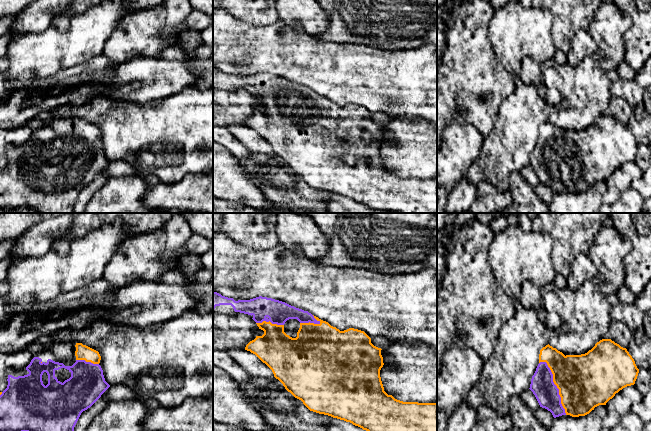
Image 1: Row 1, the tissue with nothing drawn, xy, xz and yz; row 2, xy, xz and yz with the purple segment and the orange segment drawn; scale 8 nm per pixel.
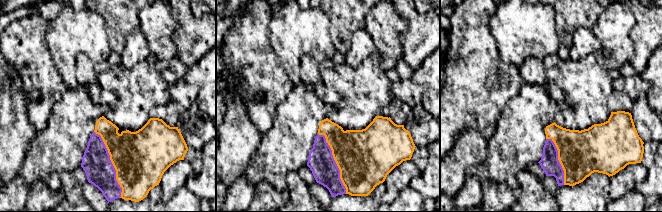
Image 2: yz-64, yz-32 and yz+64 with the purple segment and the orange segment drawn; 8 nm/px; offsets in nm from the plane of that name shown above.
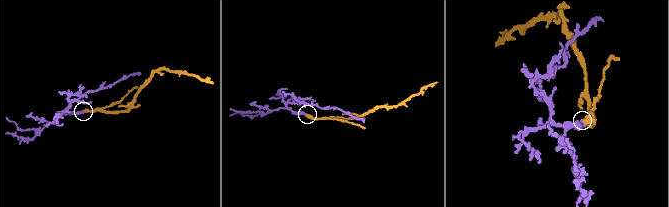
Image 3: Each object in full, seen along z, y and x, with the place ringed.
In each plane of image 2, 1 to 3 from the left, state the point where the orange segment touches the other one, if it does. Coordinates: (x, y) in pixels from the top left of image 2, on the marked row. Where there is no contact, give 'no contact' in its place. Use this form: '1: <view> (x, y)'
1: yz-64 (112, 164)
2: yz-32 (335, 162)
3: yz+64 (558, 160)

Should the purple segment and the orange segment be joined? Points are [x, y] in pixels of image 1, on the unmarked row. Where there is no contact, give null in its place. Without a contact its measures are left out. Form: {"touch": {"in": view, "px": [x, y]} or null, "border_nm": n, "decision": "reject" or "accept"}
{"touch": {"in": "yz", "px": [556, 162]}, "border_nm": 480, "decision": "accept"}

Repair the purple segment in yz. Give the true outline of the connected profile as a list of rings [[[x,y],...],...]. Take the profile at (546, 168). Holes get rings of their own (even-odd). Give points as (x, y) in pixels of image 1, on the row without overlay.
[[[611,115],[600,116],[591,126],[581,131],[565,132],[562,128],[548,120],[540,126],[539,140],[532,152],[529,165],[535,171],[540,183],[550,187],[554,194],[562,191],[579,193],[589,190],[599,181],[606,181],[620,166],[634,161],[638,149],[639,145],[627,125]]]

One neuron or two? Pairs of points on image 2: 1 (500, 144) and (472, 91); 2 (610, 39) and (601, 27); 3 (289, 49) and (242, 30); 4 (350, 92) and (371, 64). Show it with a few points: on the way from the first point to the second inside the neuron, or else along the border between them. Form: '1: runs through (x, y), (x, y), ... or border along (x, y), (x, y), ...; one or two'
1: border along (502, 110), (494, 133), (487, 140); two
2: runs through (610, 36), (604, 30); one
3: border along (270, 17), (268, 39), (279, 63); two
4: runs through (357, 85), (369, 71); one

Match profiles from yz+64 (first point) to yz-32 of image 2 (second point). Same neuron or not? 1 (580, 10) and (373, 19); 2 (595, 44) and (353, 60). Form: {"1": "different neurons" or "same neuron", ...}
{"1": "different neurons", "2": "same neuron"}

